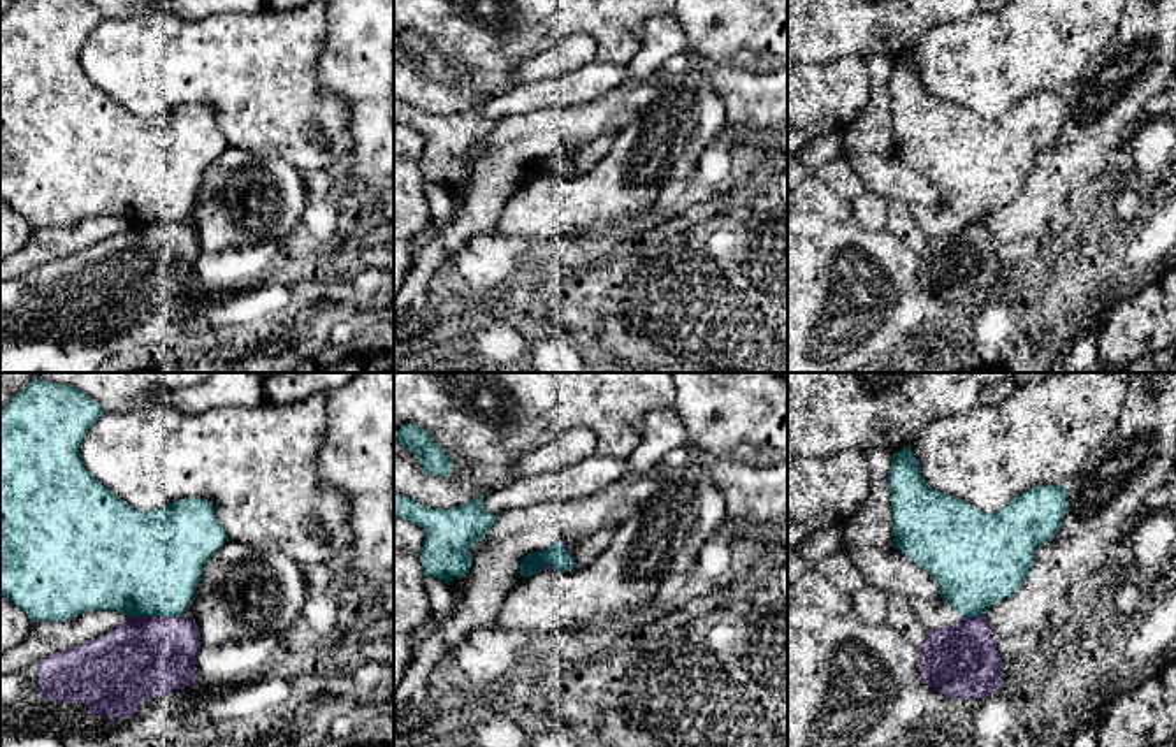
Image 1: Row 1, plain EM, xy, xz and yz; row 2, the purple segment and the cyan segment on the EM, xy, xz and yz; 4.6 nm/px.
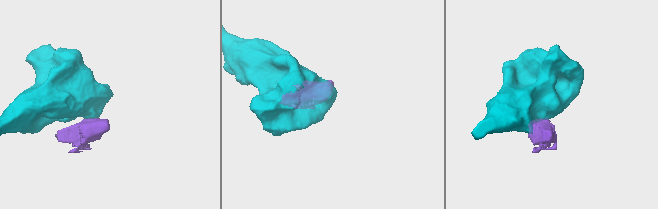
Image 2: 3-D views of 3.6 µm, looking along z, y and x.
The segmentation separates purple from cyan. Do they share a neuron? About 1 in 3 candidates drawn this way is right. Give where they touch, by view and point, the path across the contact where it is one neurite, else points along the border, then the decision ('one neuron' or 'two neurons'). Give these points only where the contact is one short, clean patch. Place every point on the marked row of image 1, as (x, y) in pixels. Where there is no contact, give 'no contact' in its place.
xy (153, 616) | two neurons

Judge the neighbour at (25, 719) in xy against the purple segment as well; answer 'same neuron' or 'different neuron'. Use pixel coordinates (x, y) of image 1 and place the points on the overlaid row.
same neuron

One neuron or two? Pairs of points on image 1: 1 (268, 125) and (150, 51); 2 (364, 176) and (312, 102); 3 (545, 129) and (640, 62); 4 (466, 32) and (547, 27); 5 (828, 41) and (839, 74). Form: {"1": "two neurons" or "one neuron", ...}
{"1": "one neuron", "2": "two neurons", "3": "two neurons", "4": "one neuron", "5": "two neurons"}

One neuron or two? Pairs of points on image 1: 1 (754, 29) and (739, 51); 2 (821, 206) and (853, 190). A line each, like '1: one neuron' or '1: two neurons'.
1: one neuron
2: two neurons

